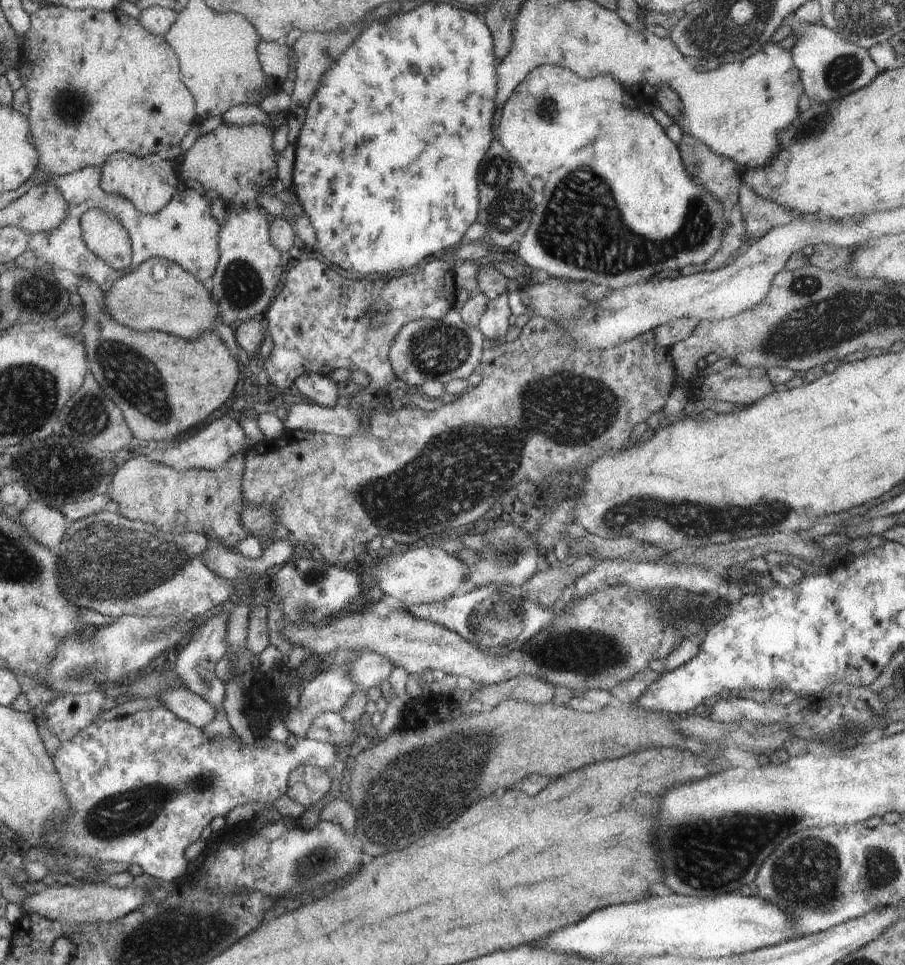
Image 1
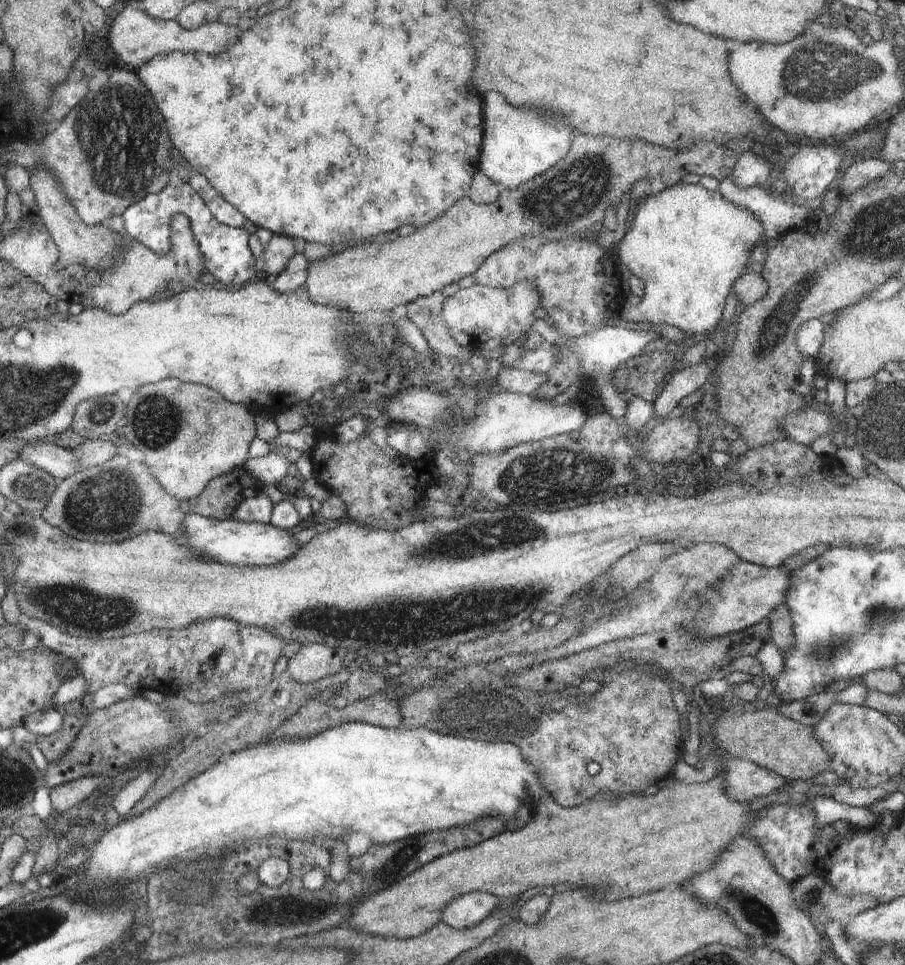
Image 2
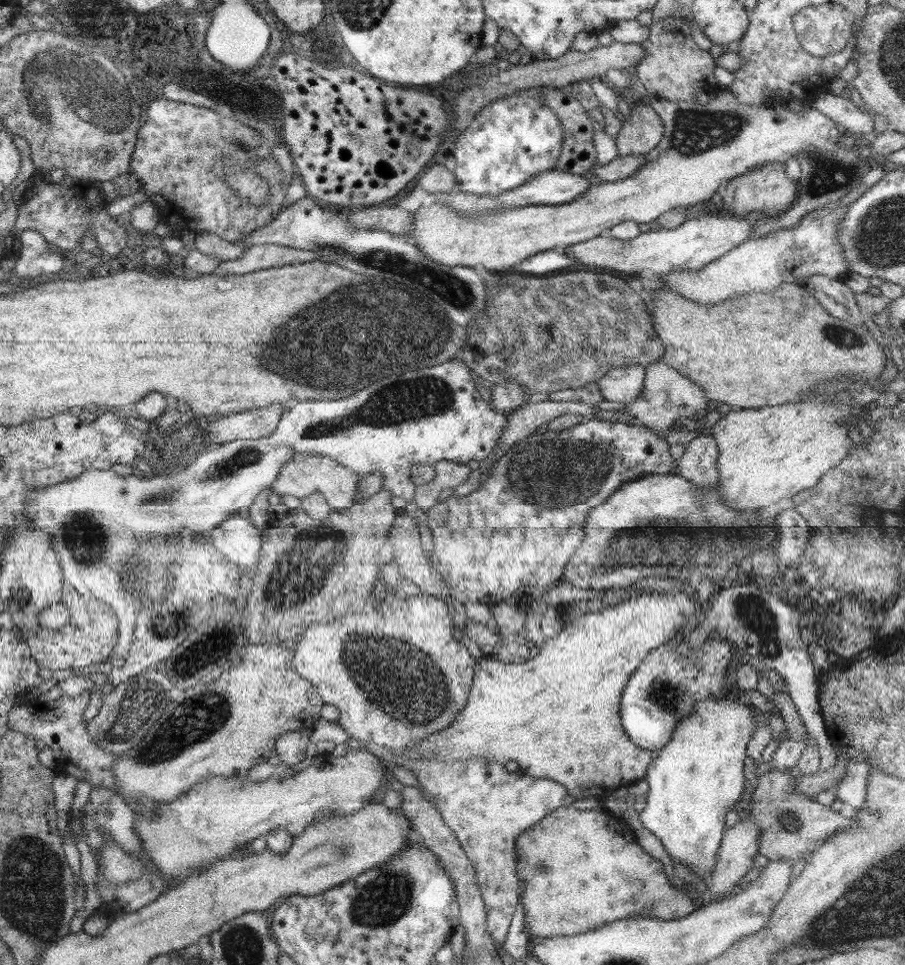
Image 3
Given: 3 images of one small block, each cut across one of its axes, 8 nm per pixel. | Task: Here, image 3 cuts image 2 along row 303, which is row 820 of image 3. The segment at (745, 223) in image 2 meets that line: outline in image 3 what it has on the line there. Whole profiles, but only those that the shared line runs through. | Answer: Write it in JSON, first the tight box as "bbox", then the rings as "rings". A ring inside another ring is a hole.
{"bbox":[640,693,790,880],"rings":[[[729,693],[717,698],[708,698],[708,700],[702,700],[702,702],[698,702],[698,704],[694,704],[694,712],[690,714],[690,716],[686,716],[684,720],[680,720],[678,724],[676,724],[676,728],[674,728],[672,732],[672,738],[660,749],[658,750],[658,756],[652,759],[648,770],[646,771],[645,782],[648,784],[649,788],[646,792],[646,806],[642,809],[642,813],[640,813],[640,821],[660,842],[662,842],[662,846],[664,846],[666,852],[669,856],[674,858],[674,860],[678,860],[681,866],[686,866],[696,878],[702,878],[705,880],[706,878],[710,878],[712,876],[712,872],[714,872],[714,866],[716,866],[716,862],[718,862],[718,848],[721,846],[721,841],[723,840],[723,834],[725,829],[727,828],[726,815],[729,810],[732,809],[734,804],[740,800],[740,796],[742,796],[742,792],[744,792],[744,784],[746,784],[746,778],[744,777],[744,759],[747,758],[747,744],[750,739],[752,739],[752,733],[754,733],[754,729],[756,729],[756,725],[758,725],[758,721],[760,721],[760,717],[766,717],[768,719],[768,723],[770,723],[770,727],[772,727],[772,738],[774,740],[778,740],[778,742],[782,742],[785,739],[790,739],[788,736],[788,730],[785,730],[784,722],[780,716],[776,716],[772,711],[770,714],[761,714],[757,715],[754,711],[750,710],[746,705],[740,704],[739,697],[734,693]]]}

